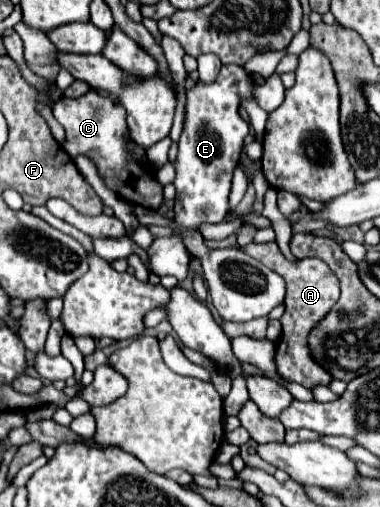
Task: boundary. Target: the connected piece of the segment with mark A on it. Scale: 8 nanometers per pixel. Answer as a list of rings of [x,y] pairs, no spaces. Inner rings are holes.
[[[249,243],[243,251],[249,253],[251,257],[255,257],[257,261],[261,261],[265,267],[279,273],[287,283],[285,313],[279,319],[283,329],[281,329],[281,339],[275,347],[277,373],[285,381],[299,383],[307,389],[313,389],[317,385],[329,385],[333,377],[329,377],[329,373],[325,373],[325,369],[321,369],[321,365],[317,365],[317,361],[313,361],[313,357],[309,353],[307,337],[313,331],[313,327],[317,327],[317,323],[337,303],[337,299],[339,299],[339,281],[337,281],[337,277],[333,275],[333,271],[321,259],[301,259],[301,261],[285,259],[283,253],[279,251],[277,243],[265,243],[265,245]]]

